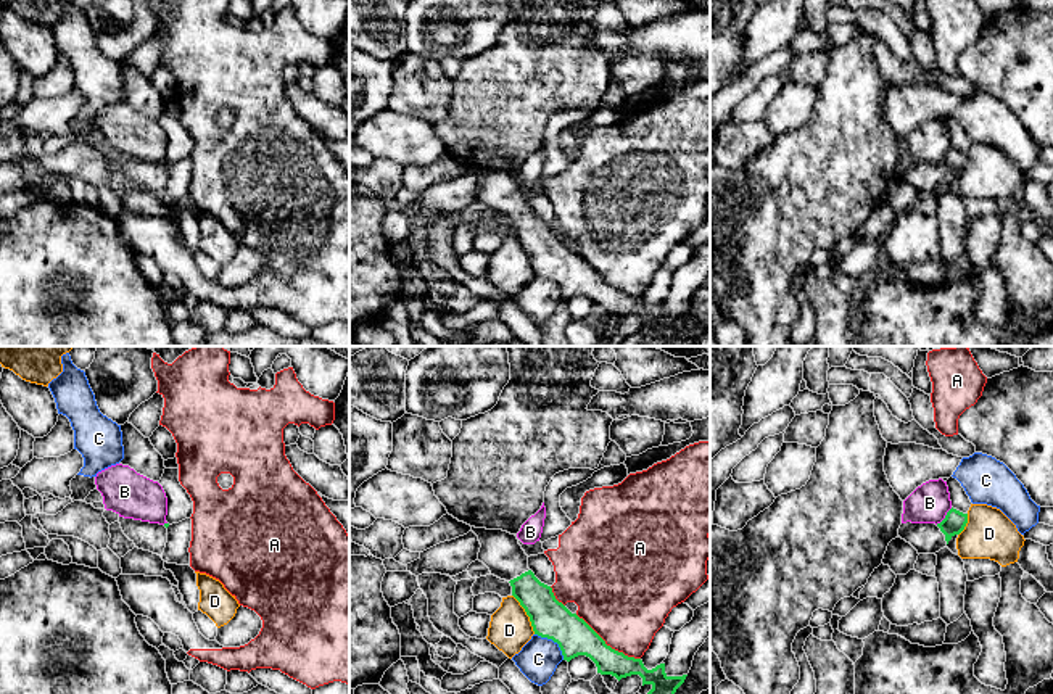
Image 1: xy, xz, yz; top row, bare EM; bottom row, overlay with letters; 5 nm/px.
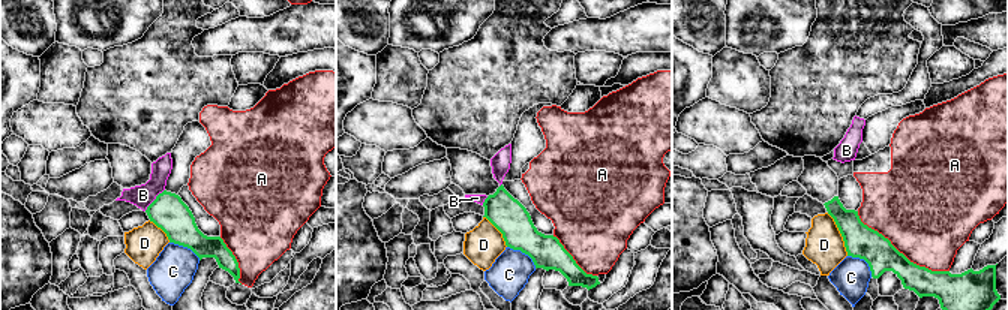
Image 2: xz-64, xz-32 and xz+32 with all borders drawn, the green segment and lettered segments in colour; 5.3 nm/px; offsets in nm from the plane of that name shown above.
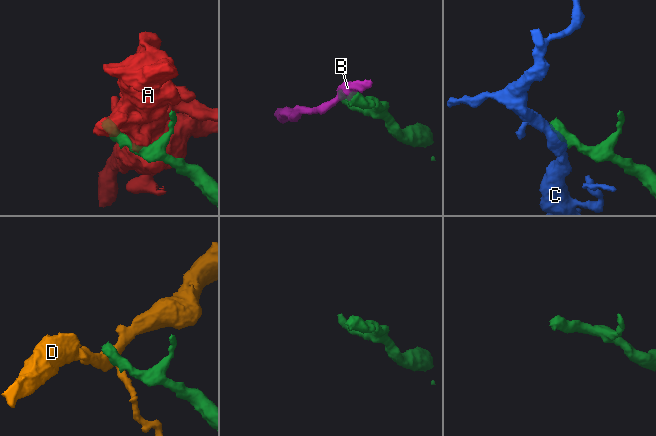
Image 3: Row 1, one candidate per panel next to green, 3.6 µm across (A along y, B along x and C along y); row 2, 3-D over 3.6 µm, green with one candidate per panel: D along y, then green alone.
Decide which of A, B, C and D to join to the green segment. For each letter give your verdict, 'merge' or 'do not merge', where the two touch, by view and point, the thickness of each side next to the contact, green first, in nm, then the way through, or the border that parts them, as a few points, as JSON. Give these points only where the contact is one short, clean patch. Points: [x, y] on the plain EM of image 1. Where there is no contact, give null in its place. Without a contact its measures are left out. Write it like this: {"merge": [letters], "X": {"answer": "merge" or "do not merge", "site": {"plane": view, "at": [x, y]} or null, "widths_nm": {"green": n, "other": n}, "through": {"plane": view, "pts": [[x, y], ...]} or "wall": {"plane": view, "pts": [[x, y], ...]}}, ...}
{"merge": [], "A": {"answer": "do not merge", "site": {"plane": "xz", "at": [606, 284]}, "widths_nm": {"green": 180, "other": 440}}, "B": {"answer": "do not merge", "site": {"plane": "yz", "at": [945, 156]}, "widths_nm": {"green": 110, "other": 200}, "wall": {"plane": "yz", "pts": [[952, 147], [936, 163]]}}, "C": {"answer": "do not merge", "site": {"plane": "xz", "at": [554, 280]}, "widths_nm": {"green": 190, "other": 200}, "wall": {"plane": "xz", "pts": [[535, 272], [551, 277], [564, 298]]}}, "D": {"answer": "do not merge", "site": {"plane": "xz", "at": [527, 253]}, "widths_nm": {"green": 190, "other": 220}, "wall": {"plane": "xz", "pts": [[512, 234], [528, 256], [535, 272]]}}}

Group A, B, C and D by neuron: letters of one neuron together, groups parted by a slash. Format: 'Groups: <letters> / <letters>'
Groups: A / B / C / D

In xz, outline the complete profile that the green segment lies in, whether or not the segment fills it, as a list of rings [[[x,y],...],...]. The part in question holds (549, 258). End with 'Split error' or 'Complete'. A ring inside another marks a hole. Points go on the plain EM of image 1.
[[[475,166],[472,171],[481,184],[478,200],[489,208],[491,214],[510,222],[512,235],[530,256],[535,274],[557,282],[564,299],[586,295],[601,314],[612,314],[618,320],[639,314],[642,325],[652,325],[646,337],[659,338],[663,345],[675,337],[688,314],[668,316],[665,303],[647,309],[641,298],[628,296],[607,285],[583,258],[555,238],[551,225],[535,216],[515,174]]]. Split error

